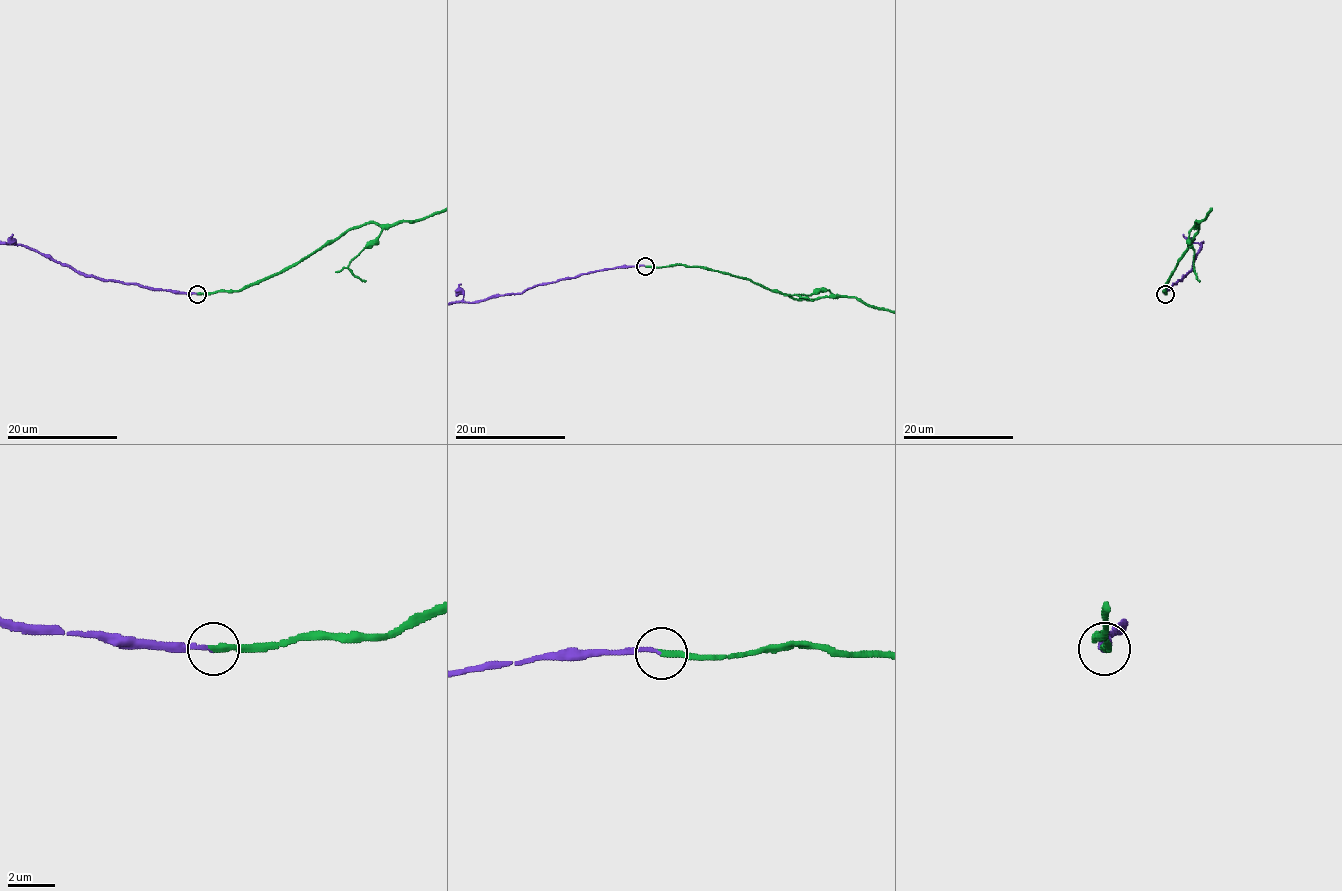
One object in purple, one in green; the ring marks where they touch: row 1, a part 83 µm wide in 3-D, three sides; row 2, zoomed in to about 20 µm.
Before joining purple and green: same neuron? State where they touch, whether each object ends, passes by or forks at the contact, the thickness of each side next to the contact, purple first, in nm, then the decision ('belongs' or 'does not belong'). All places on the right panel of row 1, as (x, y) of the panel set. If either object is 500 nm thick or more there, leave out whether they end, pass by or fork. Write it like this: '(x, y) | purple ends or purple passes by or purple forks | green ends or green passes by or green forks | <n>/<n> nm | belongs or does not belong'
(1165, 294) | purple ends | green ends | 180/280 nm | belongs

